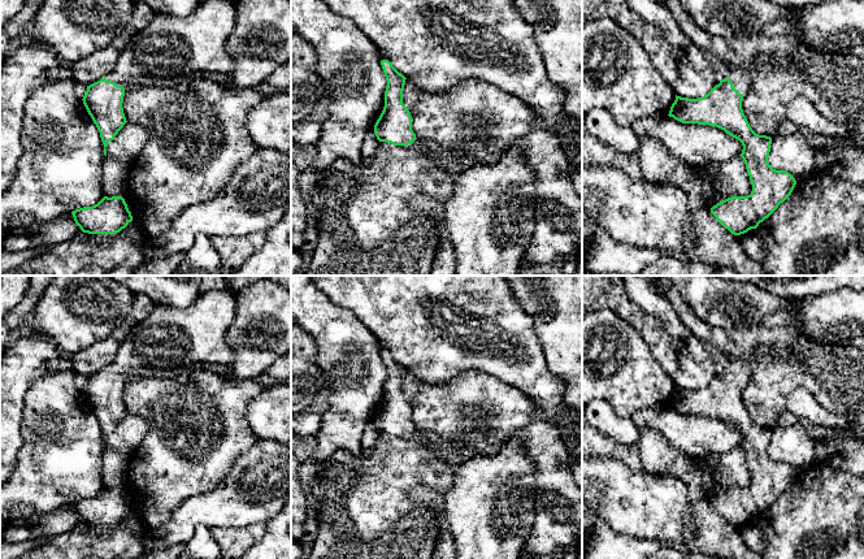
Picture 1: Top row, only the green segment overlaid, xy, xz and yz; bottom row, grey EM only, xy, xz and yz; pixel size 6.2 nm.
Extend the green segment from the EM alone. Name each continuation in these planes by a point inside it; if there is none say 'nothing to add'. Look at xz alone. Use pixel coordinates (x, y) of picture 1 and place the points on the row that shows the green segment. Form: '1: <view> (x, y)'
1: xz (433, 155)

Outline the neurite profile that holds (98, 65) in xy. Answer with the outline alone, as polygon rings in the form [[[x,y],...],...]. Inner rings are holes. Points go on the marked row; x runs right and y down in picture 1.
[[[135,4],[133,17],[123,30],[123,35],[117,42],[112,42],[107,48],[71,64],[73,82],[82,83],[87,87],[107,77],[114,69],[126,43],[147,26],[155,14],[147,4]]]

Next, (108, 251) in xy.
[[[126,229],[117,234],[82,231],[71,240],[51,244],[45,252],[1,276],[77,276],[92,265],[105,273],[117,268],[135,270],[143,261],[142,246]]]

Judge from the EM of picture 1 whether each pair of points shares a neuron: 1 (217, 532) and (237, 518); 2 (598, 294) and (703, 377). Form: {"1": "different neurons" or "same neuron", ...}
{"1": "different neurons", "2": "same neuron"}

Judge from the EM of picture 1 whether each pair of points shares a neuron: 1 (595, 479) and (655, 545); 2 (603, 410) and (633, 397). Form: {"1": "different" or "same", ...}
{"1": "different", "2": "different"}

